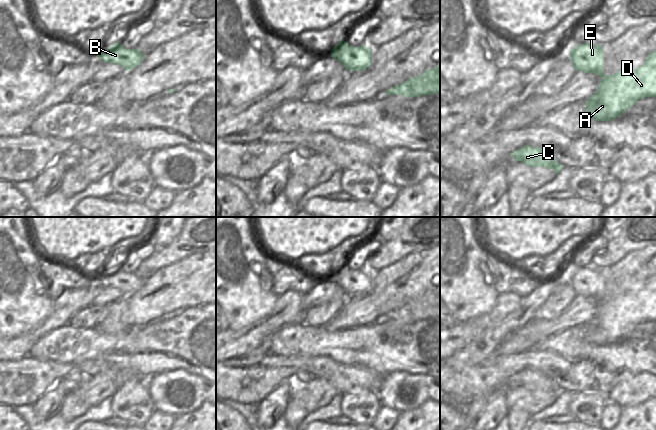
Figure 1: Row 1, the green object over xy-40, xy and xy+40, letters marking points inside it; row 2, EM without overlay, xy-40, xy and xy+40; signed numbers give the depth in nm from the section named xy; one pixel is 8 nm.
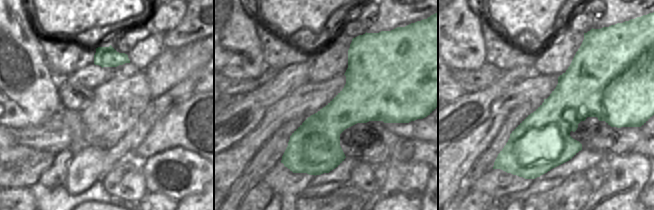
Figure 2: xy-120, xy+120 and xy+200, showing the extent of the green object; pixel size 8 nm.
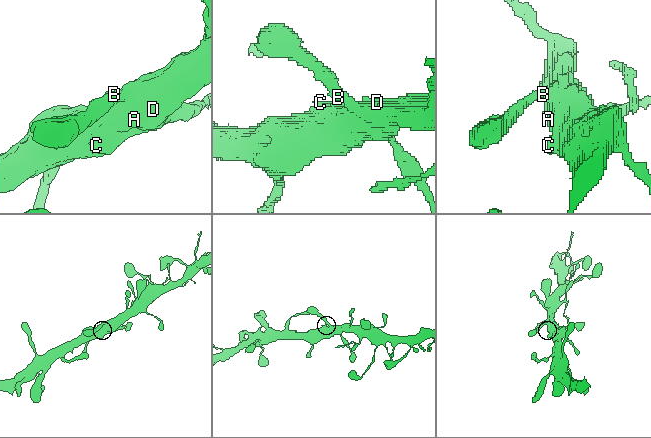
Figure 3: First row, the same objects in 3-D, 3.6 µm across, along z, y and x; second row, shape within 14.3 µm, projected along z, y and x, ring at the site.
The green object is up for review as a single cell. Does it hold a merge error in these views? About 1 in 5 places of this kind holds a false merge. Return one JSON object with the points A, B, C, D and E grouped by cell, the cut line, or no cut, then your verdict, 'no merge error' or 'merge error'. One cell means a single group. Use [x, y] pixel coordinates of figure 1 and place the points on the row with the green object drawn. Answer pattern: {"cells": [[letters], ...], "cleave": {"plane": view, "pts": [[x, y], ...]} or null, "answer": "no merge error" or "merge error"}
{"cells": [["A", "B", "C", "D", "E"]], "cleave": null, "answer": "no merge error"}

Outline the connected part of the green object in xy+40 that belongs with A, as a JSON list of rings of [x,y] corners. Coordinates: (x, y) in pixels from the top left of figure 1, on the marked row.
[[[583,43],[570,50],[570,60],[576,71],[601,77],[598,90],[586,100],[586,118],[611,121],[630,109],[639,99],[656,97],[656,51],[649,53],[643,65],[611,75],[604,74],[604,52],[600,45]]]

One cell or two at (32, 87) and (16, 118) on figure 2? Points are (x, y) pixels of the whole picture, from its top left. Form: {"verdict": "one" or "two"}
{"verdict": "one"}

